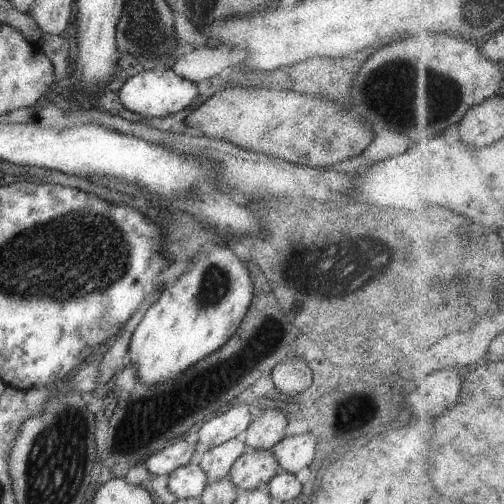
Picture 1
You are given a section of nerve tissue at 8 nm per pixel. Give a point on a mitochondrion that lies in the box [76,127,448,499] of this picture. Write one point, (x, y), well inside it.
(215, 285)

